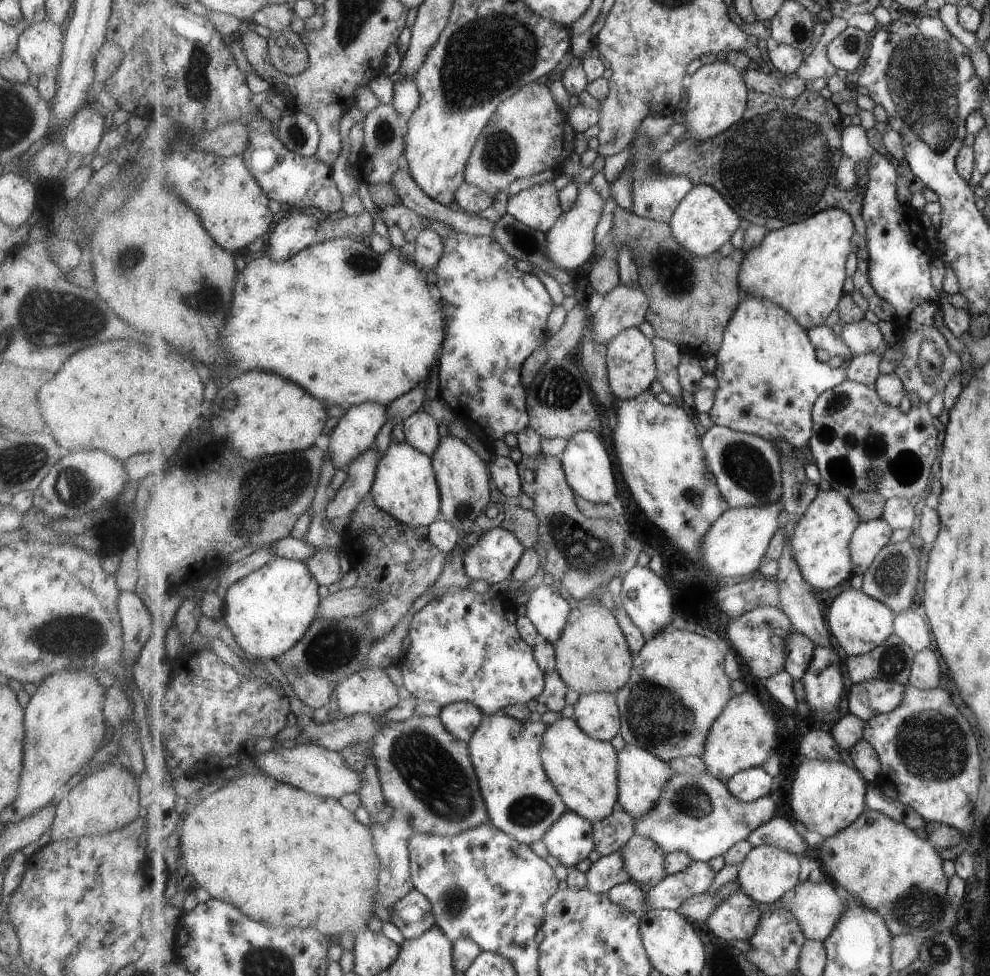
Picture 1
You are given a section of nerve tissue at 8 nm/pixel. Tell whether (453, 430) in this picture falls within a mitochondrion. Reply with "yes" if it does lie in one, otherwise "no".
no

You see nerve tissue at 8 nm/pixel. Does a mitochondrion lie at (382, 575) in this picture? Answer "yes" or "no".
no

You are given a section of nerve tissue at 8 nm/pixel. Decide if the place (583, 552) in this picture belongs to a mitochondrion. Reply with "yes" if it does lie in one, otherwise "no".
yes

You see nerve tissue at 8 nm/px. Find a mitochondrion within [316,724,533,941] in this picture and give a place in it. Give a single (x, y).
(453, 898)

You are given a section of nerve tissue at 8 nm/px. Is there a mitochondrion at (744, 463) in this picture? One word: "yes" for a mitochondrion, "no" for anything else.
yes

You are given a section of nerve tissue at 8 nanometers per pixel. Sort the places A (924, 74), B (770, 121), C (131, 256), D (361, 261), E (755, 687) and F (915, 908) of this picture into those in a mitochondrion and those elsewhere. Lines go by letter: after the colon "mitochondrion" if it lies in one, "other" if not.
A: mitochondrion
B: other
C: mitochondrion
D: mitochondrion
E: other
F: mitochondrion

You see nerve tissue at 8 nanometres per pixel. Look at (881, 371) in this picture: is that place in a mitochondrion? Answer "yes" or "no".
no

